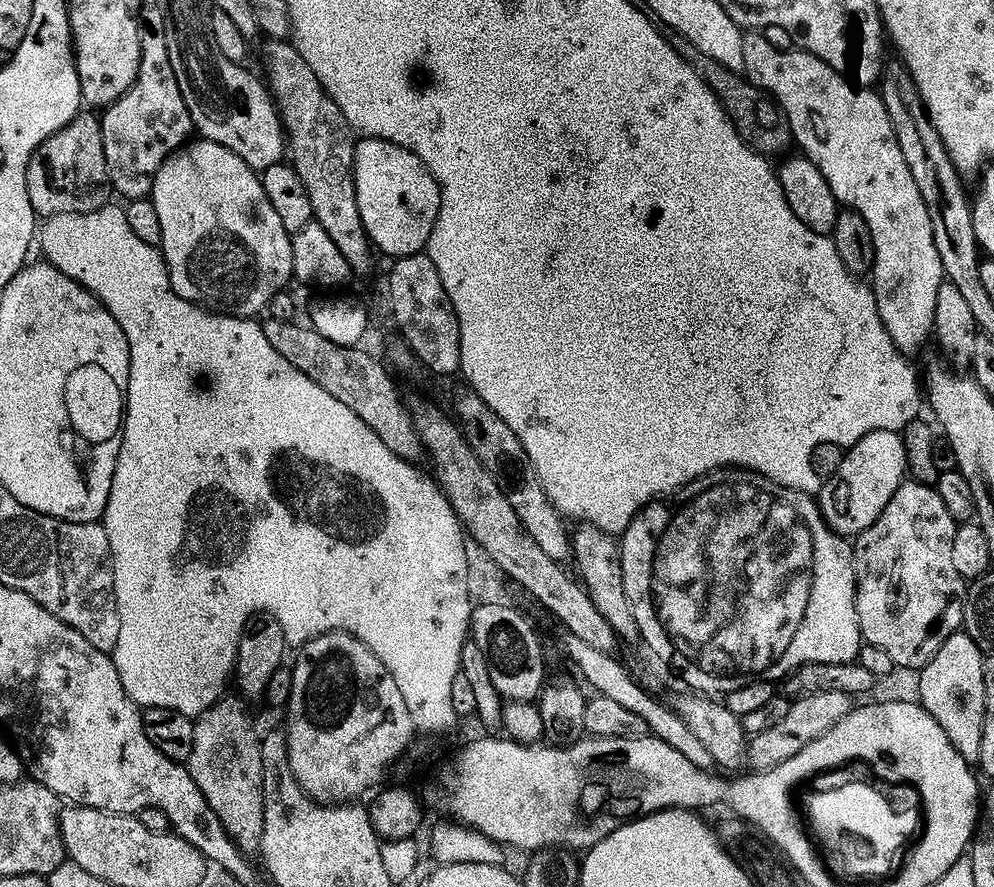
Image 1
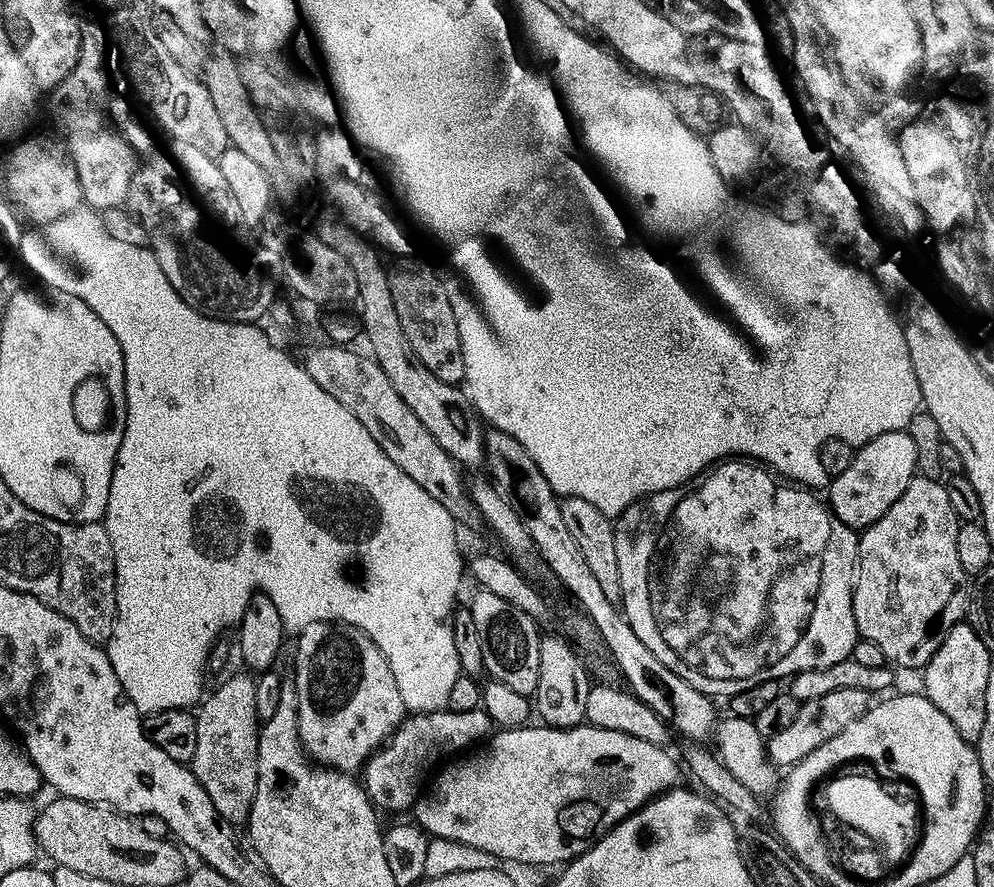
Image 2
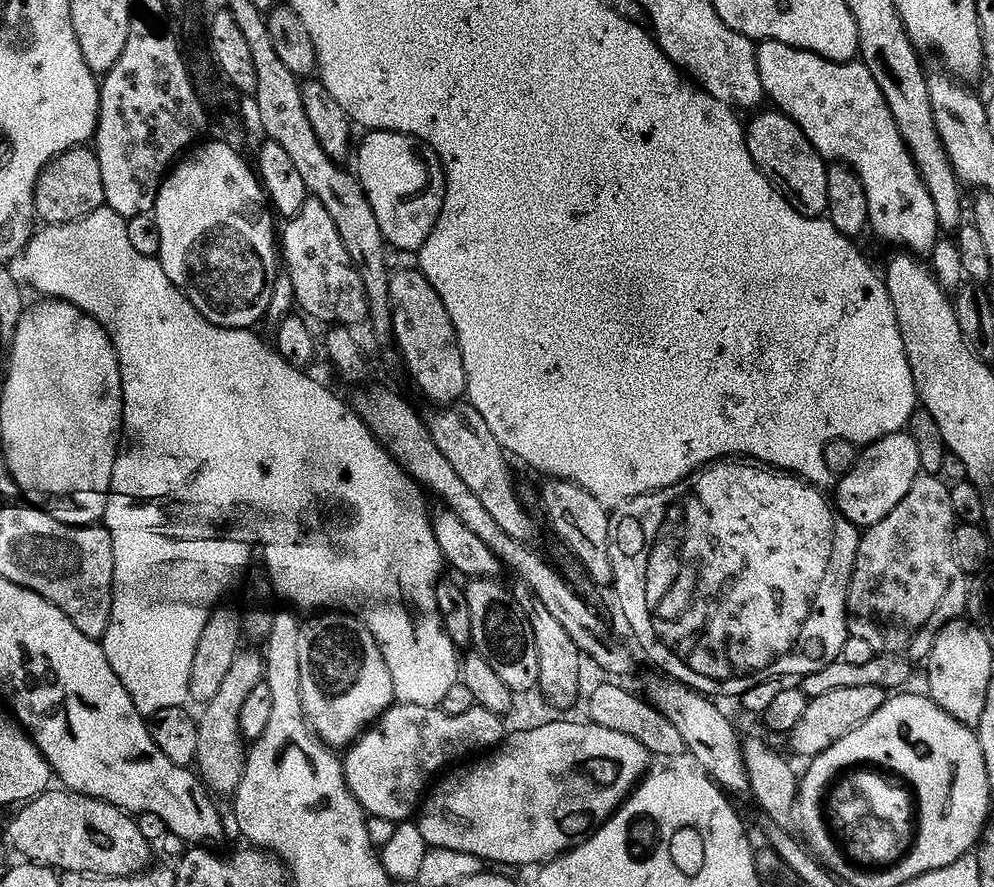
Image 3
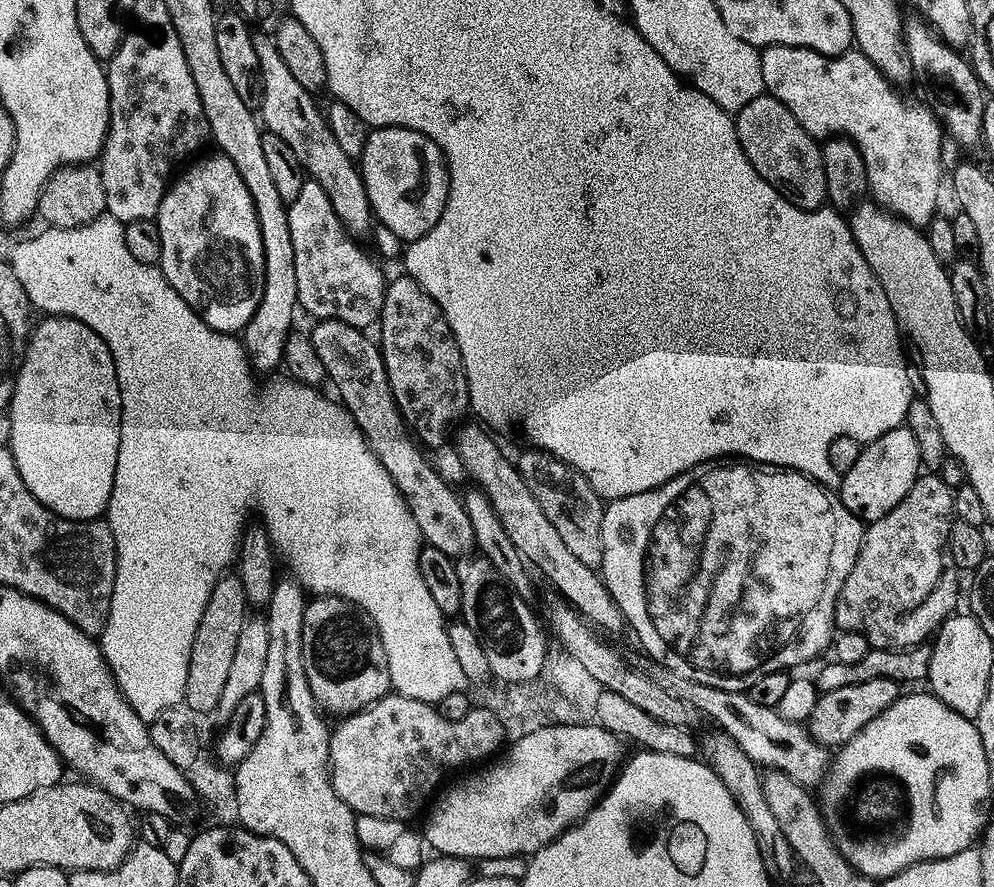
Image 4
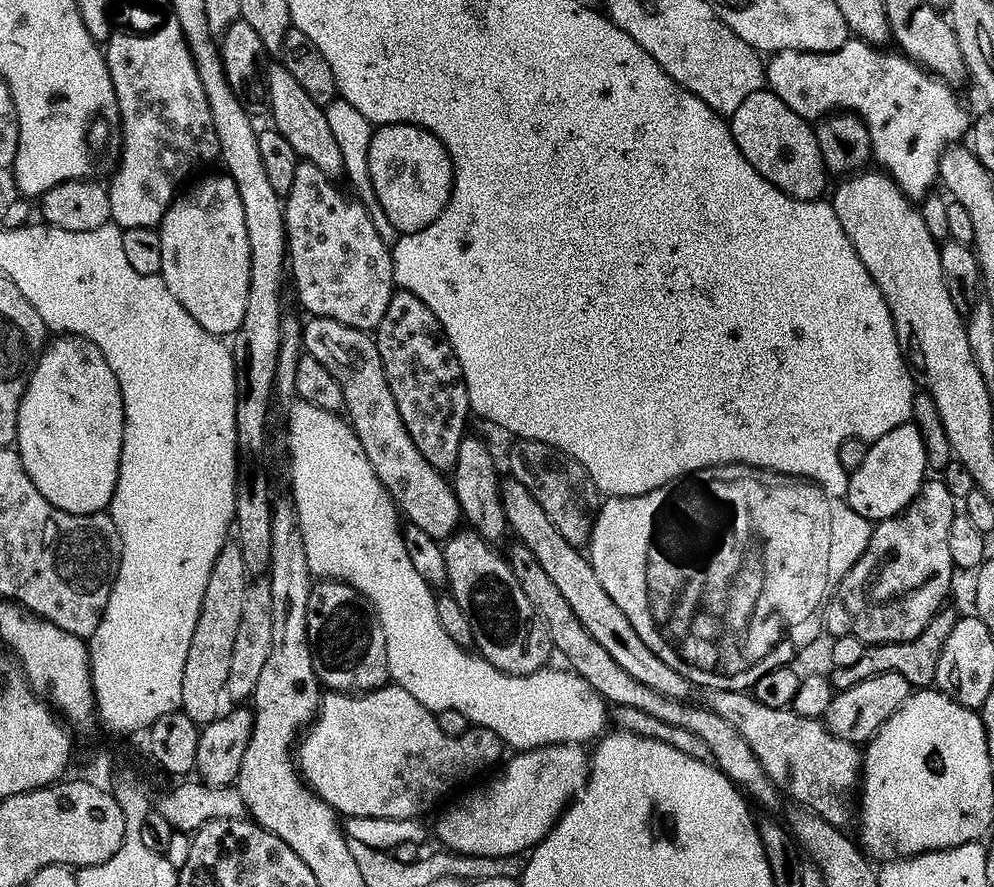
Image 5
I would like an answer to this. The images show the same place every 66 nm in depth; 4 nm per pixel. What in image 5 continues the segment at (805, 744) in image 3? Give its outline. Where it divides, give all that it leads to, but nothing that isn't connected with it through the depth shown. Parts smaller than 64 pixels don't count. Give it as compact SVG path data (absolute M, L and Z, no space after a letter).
M878 674L874 678L866 678L866 682L858 682L849 688L839 689L833 695L830 706L824 711L822 723L838 738L857 746L867 745L876 731L907 702L910 685L902 674Z

